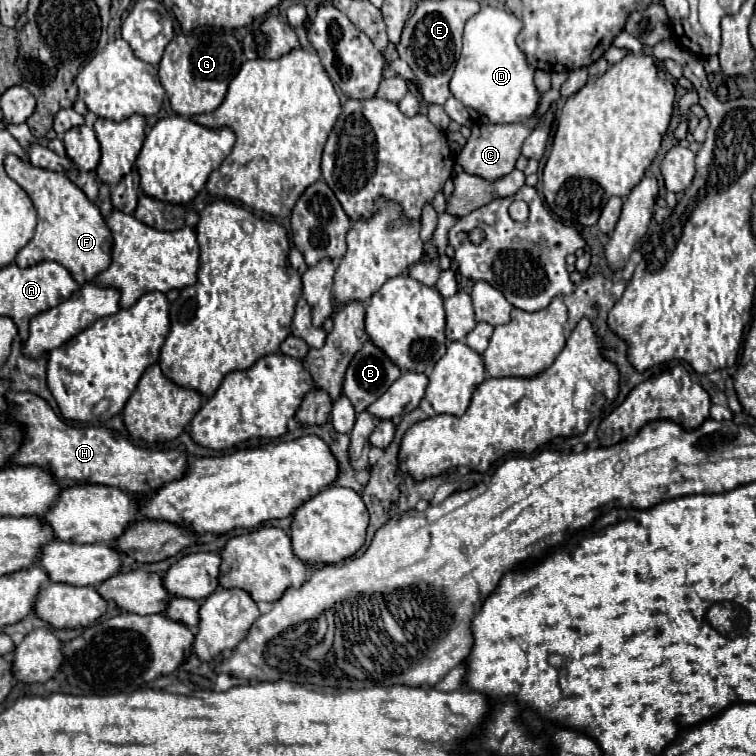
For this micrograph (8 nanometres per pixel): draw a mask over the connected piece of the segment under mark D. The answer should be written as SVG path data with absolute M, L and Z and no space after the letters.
M481 7L479 13L467 19L465 33L463 33L463 49L461 57L455 65L455 73L451 77L451 93L453 97L461 99L461 103L471 111L471 117L477 121L489 121L489 123L517 123L529 119L539 103L539 91L533 83L533 69L529 69L525 55L515 43L517 33L521 31L521 21L505 9L499 7Z

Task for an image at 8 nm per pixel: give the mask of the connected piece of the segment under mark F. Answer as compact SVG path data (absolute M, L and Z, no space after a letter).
M15 155L5 159L5 171L13 181L17 181L19 187L23 187L37 209L35 237L17 253L15 259L21 269L41 261L57 261L79 285L83 285L93 281L111 265L113 237L105 225L105 219L101 217L99 207L89 201L85 193L65 177L65 173L37 169L29 165L29 161L21 161Z

